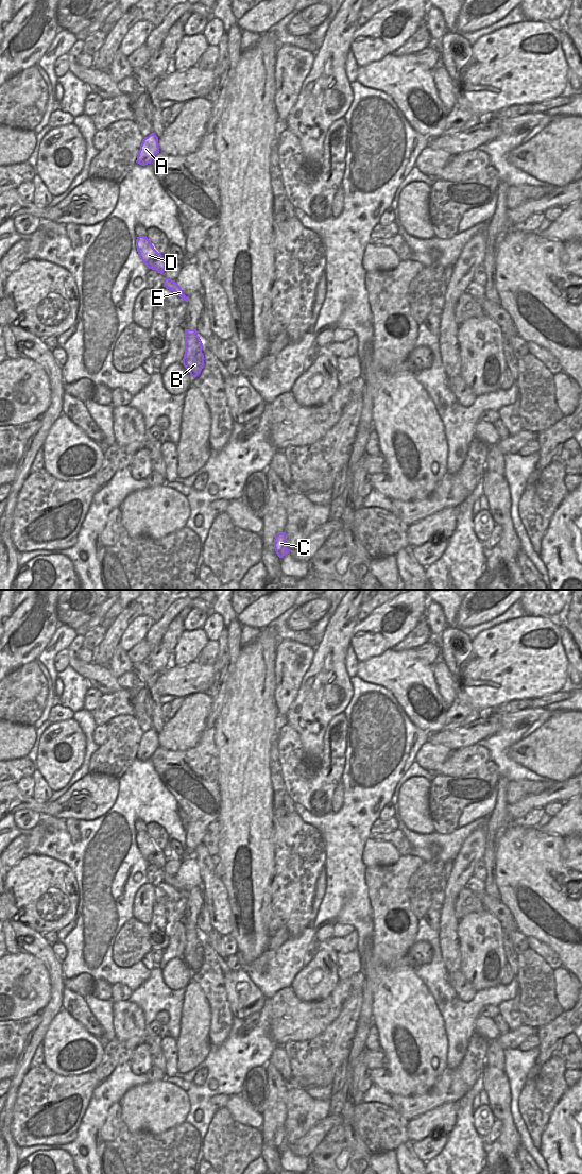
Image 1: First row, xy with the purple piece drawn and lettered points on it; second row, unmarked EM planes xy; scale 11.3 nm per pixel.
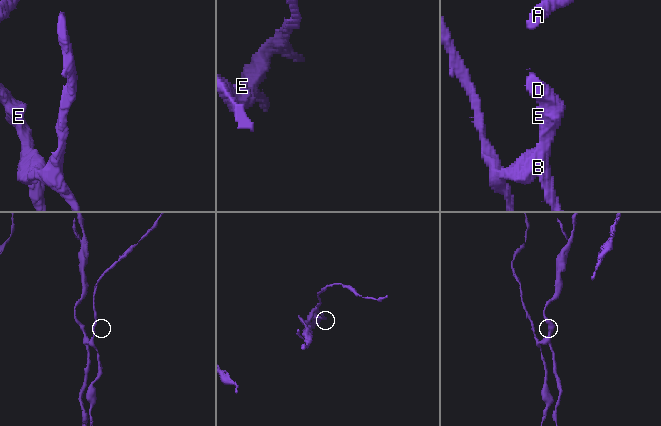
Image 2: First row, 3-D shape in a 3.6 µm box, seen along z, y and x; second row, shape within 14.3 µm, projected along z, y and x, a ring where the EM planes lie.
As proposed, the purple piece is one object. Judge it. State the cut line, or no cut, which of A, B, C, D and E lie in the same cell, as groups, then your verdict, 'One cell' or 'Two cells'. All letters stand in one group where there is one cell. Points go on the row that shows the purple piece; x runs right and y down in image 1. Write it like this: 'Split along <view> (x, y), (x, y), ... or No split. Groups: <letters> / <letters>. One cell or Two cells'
Split along xy (201, 347), (193, 358), (183, 361). Groups: A D E / B C. Two cells

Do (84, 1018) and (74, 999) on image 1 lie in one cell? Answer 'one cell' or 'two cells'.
one cell

